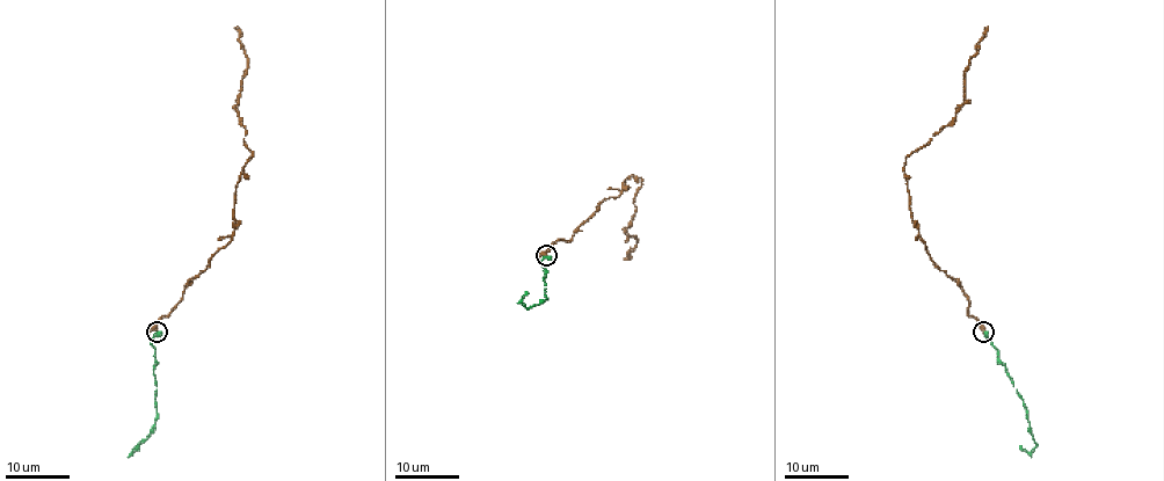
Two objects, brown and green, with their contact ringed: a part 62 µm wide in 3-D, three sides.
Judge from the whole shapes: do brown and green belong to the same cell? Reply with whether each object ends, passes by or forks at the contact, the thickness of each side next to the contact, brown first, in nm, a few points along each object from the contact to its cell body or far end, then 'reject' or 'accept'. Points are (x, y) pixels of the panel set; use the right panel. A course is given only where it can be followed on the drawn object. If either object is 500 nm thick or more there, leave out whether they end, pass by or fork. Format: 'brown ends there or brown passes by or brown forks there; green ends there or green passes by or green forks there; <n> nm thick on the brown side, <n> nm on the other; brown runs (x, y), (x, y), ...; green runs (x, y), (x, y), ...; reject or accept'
brown passes by; green passes by; 320 nm thick on the brown side, 170 nm on the other; brown runs (983, 332), (960, 286), (928, 254), (904, 167), (955, 116), (968, 59), (988, 26); green runs (984, 332), (1026, 410), (1035, 445), (1030, 452), (1020, 445); accept

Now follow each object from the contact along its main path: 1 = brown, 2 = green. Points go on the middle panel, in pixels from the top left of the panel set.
1: (546, 255), (632, 176), (641, 187), (626, 260)
2: (546, 256), (542, 263), (546, 285), (545, 301), (526, 307), (522, 301), (526, 292)

